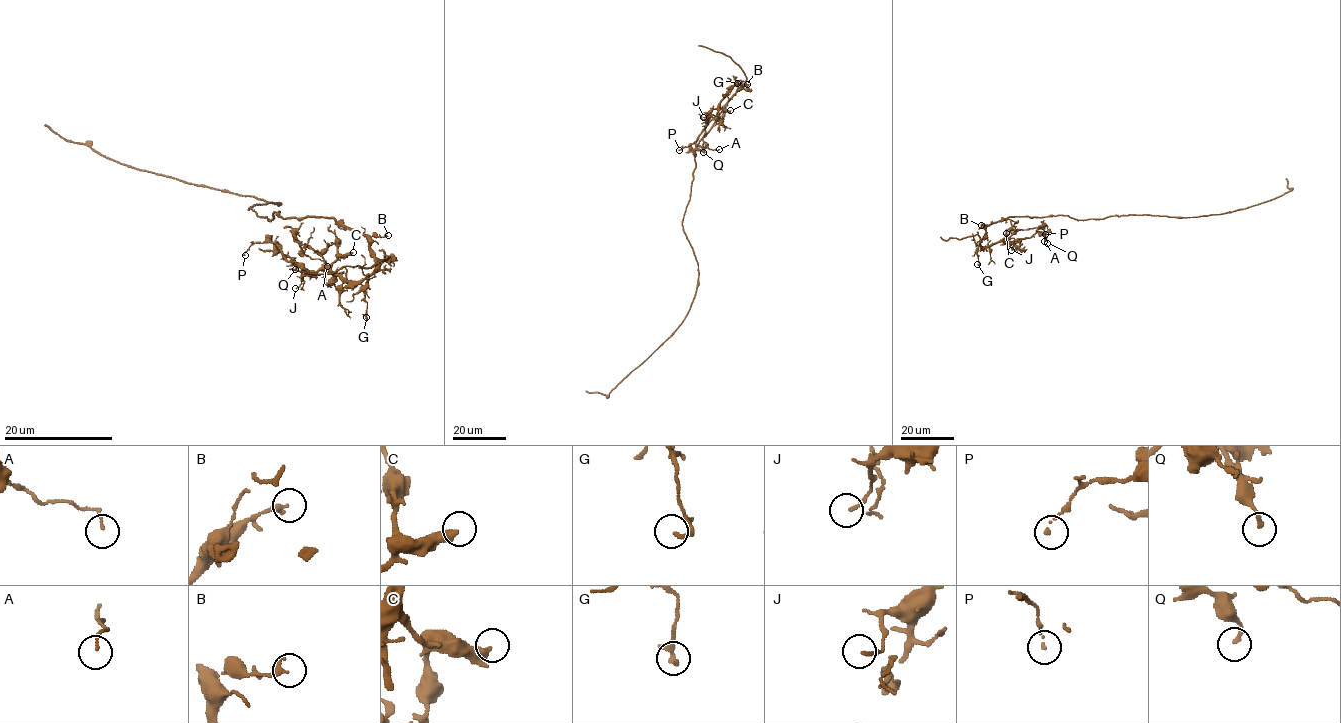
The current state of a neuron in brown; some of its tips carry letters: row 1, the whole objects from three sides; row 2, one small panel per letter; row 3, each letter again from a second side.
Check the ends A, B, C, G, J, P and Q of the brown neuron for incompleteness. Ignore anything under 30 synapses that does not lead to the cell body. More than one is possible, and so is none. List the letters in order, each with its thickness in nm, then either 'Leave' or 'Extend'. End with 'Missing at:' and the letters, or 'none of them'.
A: Thickness 100 nm. Leave
B: Thickness 240 nm. Leave
C: Thickness 400 nm. Leave
G: Thickness 170 nm. Leave
J: Thickness 150 nm. Leave
P: Thickness 120 nm. Leave
Q: Thickness 170 nm. Leave
Missing at: none of them

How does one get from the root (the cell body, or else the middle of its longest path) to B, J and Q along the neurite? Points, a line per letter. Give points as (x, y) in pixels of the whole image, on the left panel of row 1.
B: (259, 216), (271, 220), (275, 212), (282, 218), (332, 218), (348, 228), (366, 235), (388, 235)
J: (259, 216), (332, 218), (370, 242), (375, 268), (369, 275), (347, 281), (320, 269), (295, 288)
Q: (259, 216), (332, 218), (370, 242), (375, 262), (369, 275), (347, 281), (289, 262), (279, 247), (295, 269)

